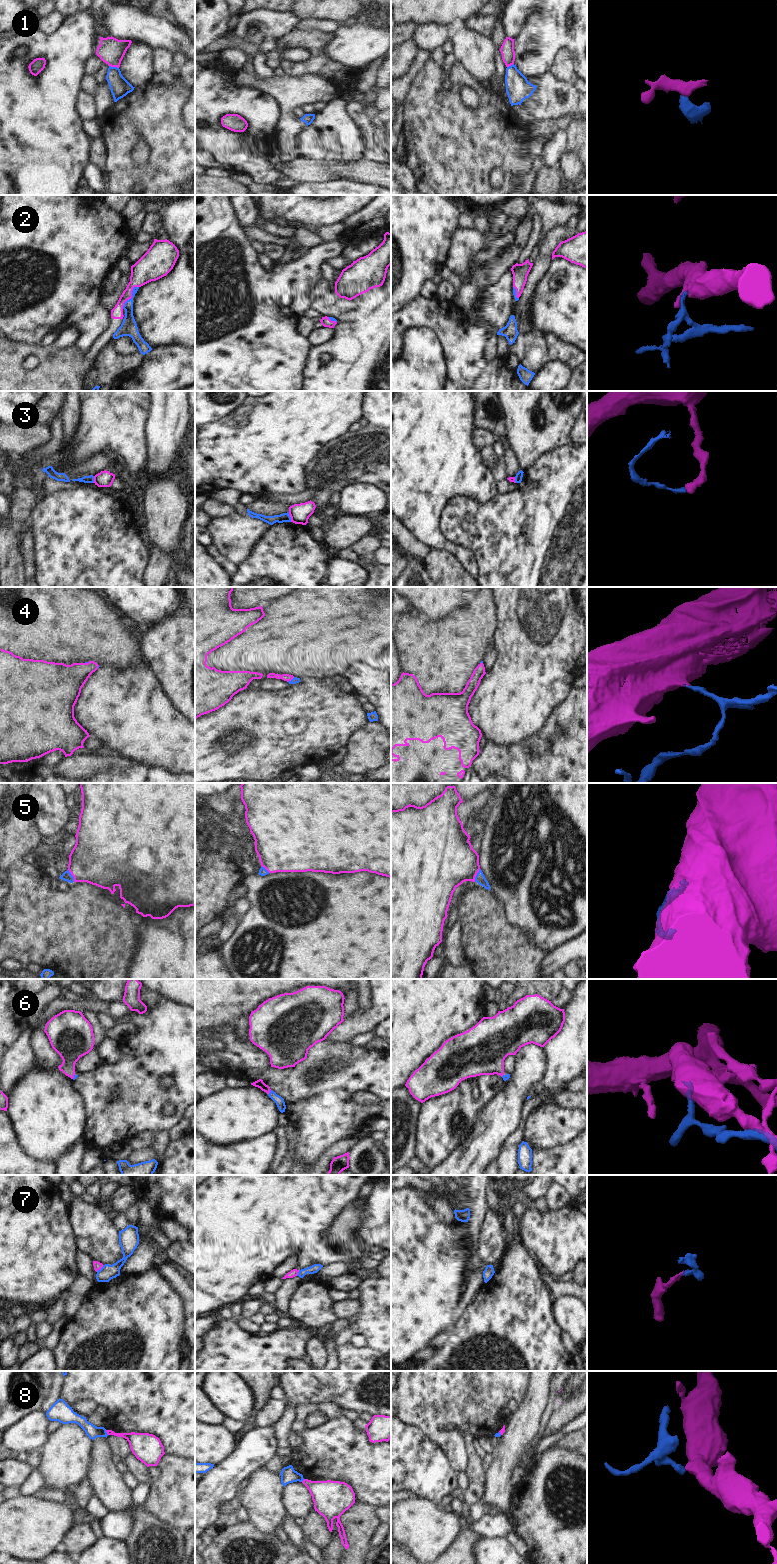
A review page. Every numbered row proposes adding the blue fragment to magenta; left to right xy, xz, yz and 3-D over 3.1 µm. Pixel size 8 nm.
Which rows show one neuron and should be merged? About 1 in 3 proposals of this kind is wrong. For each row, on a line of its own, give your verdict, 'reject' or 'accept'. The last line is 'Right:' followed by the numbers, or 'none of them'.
1: reject
2: accept
3: reject
4: accept
5: accept
6: accept
7: reject
8: reject
Right: 2, 4, 5, 6

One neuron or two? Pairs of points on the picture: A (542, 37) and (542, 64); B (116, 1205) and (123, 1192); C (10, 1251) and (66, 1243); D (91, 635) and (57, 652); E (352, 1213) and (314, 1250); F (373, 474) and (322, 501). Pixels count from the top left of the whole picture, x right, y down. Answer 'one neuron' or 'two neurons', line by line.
A: one neuron
B: one neuron
C: one neuron
D: one neuron
E: one neuron
F: one neuron

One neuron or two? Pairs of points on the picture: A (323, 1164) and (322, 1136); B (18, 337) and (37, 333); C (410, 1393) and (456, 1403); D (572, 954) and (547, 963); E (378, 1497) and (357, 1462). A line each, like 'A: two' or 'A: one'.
A: two
B: one
C: one
D: one
E: one

